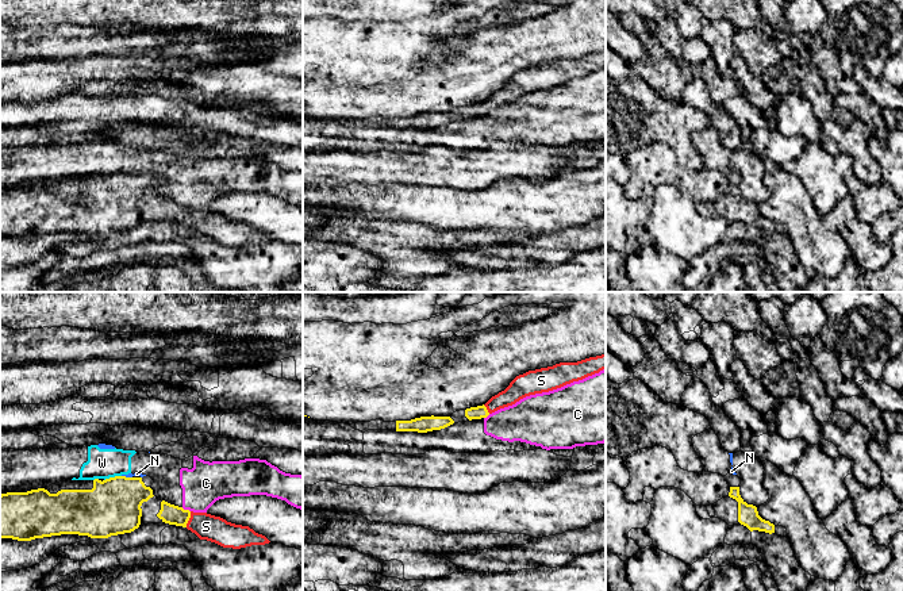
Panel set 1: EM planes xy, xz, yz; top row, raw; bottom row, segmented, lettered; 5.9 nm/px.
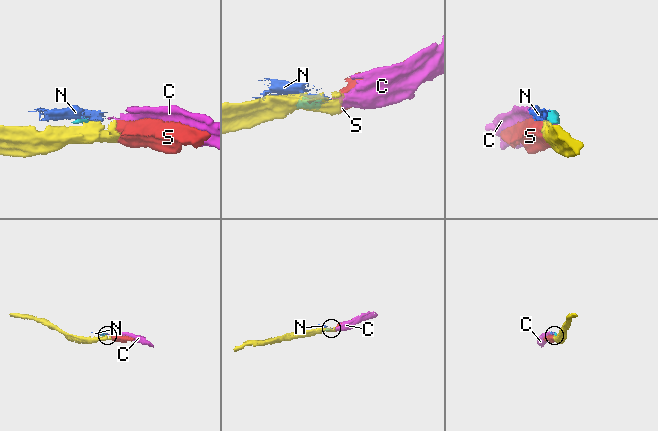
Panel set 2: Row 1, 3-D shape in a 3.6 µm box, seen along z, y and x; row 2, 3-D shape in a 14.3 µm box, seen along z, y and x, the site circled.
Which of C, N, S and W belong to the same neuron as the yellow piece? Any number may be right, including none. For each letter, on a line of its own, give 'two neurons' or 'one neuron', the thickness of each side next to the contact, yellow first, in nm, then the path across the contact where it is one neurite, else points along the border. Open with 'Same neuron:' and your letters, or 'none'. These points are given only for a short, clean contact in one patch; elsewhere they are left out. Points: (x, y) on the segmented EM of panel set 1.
Same neuron: S
C: two neurons; 120 nm thick on the yellow side, 240 nm on the other; border along xy (181, 507), (189, 511)
N: two neurons; 320 nm thick on the yellow side, 30 nm on the other
S: one neuron; 120 nm thick on the yellow side, 160 nm on the other; runs through xy (171, 514), (188, 519), (206, 526)
W: two neurons; 320 nm thick on the yellow side, 180 nm on the other; border along xy (120, 475), (104, 480)

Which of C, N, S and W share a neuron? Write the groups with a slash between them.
C N W / S

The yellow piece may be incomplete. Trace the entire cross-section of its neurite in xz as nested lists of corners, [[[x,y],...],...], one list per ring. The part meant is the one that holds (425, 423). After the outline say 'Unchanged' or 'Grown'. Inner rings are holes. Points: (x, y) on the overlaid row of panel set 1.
[[[420,417],[411,421],[396,421],[396,431],[427,433],[445,429],[453,423],[454,421],[450,417]]]. Unchanged

